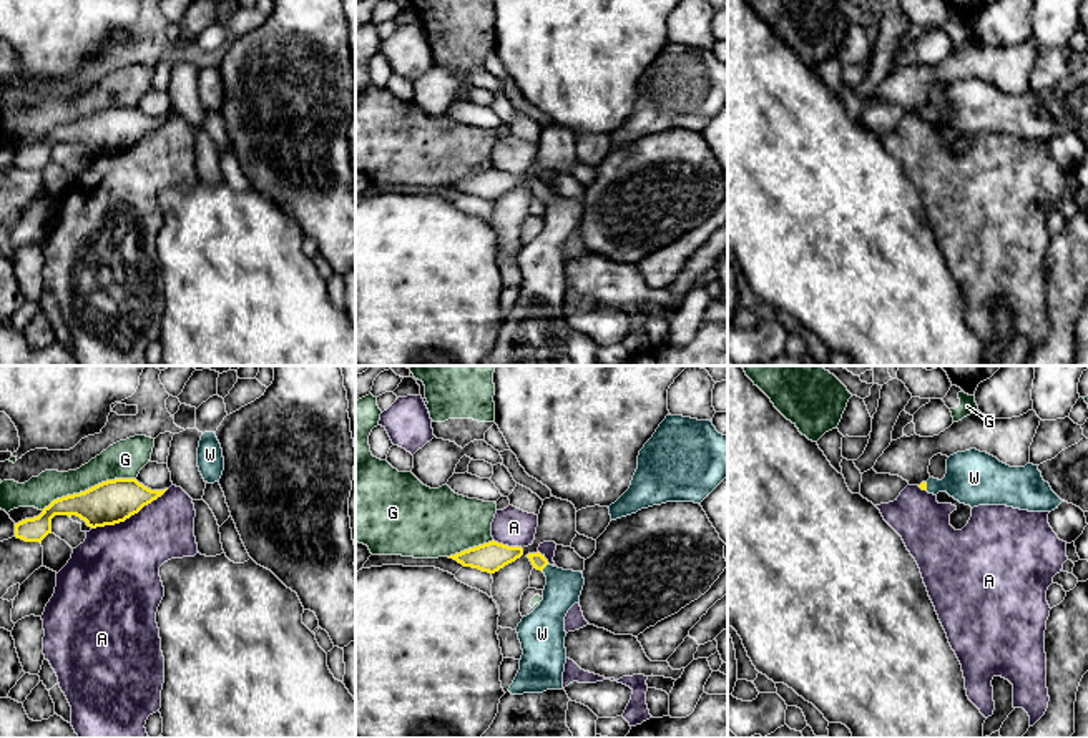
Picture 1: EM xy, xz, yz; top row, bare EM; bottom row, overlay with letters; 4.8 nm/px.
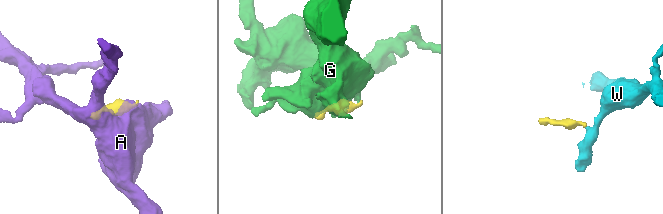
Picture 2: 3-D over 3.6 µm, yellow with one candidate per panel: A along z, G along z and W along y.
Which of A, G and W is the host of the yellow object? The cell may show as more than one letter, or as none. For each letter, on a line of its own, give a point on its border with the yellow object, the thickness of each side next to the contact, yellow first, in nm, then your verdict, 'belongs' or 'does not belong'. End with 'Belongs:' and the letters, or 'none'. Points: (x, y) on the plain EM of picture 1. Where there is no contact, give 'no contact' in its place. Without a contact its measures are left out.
A: xy (130, 143) | 220/400 nm | does not belong
G: xy (88, 117) | 220/180 nm | does not belong
W: xz (545, 193) | 70/180 nm | belongs
Belongs: W

